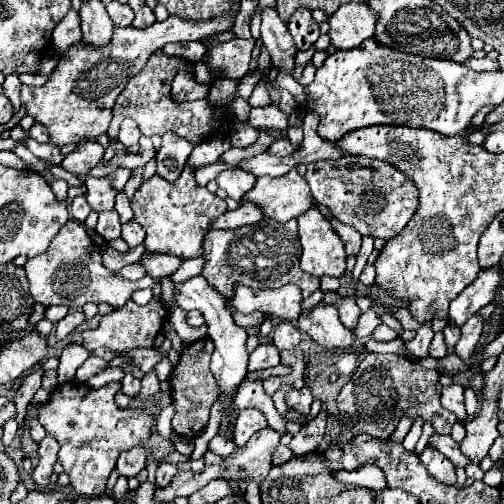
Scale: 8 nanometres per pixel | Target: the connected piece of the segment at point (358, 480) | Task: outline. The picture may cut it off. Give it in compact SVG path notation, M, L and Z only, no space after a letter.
M368 464L368 466L362 466L354 472L334 472L334 478L342 484L352 484L352 486L368 486L368 488L386 488L386 478L384 478L384 472L374 466L374 464Z

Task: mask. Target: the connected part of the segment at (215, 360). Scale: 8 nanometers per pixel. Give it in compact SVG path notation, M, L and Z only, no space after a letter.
M194 276L188 278L186 282L180 282L174 286L174 296L178 300L178 306L184 310L200 310L206 326L208 326L208 336L214 340L216 350L212 354L212 364L210 370L214 374L214 378L218 380L218 386L222 392L232 392L246 376L246 366L248 366L248 352L246 352L246 330L236 326L232 320L232 314L226 310L224 306L224 298L222 294L216 292L216 288L212 288L204 276Z

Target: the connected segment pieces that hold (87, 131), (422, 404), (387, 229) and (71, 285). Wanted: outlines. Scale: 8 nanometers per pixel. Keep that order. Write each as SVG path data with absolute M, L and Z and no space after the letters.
M170 16L164 22L154 22L152 26L140 30L134 26L128 28L114 28L110 44L102 48L92 48L84 42L72 44L58 60L56 68L50 72L50 78L44 86L26 86L20 88L20 102L36 122L44 124L50 132L50 142L56 146L72 144L82 138L98 138L106 134L112 122L112 106L126 86L126 82L136 76L148 56L160 50L168 42L184 42L184 40L200 40L212 34L220 34L230 30L234 24L234 16L204 20L204 22L190 22Z
M368 352L366 358L360 362L358 370L354 372L352 380L338 394L340 414L350 414L354 420L358 420L358 426L354 430L342 428L342 438L352 440L356 434L388 438L394 432L400 416L404 414L412 418L422 416L424 420L430 420L434 424L436 434L450 434L456 416L444 410L440 404L442 386L438 384L438 378L440 374L436 370L422 368L406 356Z
M342 156L338 160L318 160L308 166L306 182L310 184L312 198L320 204L326 204L332 210L334 218L338 218L342 224L356 228L360 234L366 234L372 238L384 238L384 240L394 238L408 224L414 210L418 208L416 186L392 164L382 160L372 160L366 156Z
M68 220L60 232L50 242L48 250L28 258L24 264L26 278L30 284L30 296L44 306L52 304L64 304L70 310L82 308L86 302L108 302L114 308L120 308L126 304L126 300L132 296L134 290L140 288L156 288L162 280L154 280L152 276L144 276L140 280L126 280L112 270L108 270L100 258L100 250L92 244L88 238L84 226L76 220Z

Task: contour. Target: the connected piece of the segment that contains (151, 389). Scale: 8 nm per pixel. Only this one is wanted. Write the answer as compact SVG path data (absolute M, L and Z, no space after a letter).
M148 370L142 378L142 390L138 392L138 400L148 400L160 392L160 380L156 376L156 370Z

